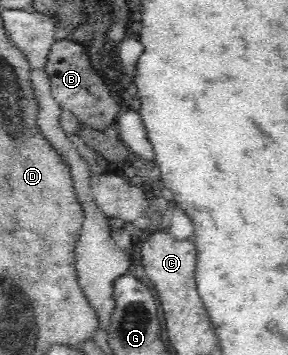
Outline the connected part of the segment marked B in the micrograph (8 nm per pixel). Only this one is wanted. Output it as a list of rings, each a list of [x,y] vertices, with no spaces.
[[[60,39],[56,41],[47,56],[45,71],[48,73],[53,97],[60,106],[70,110],[81,123],[103,131],[116,122],[120,104],[110,96],[110,90],[104,80],[94,70],[93,63],[85,45],[77,41]]]

